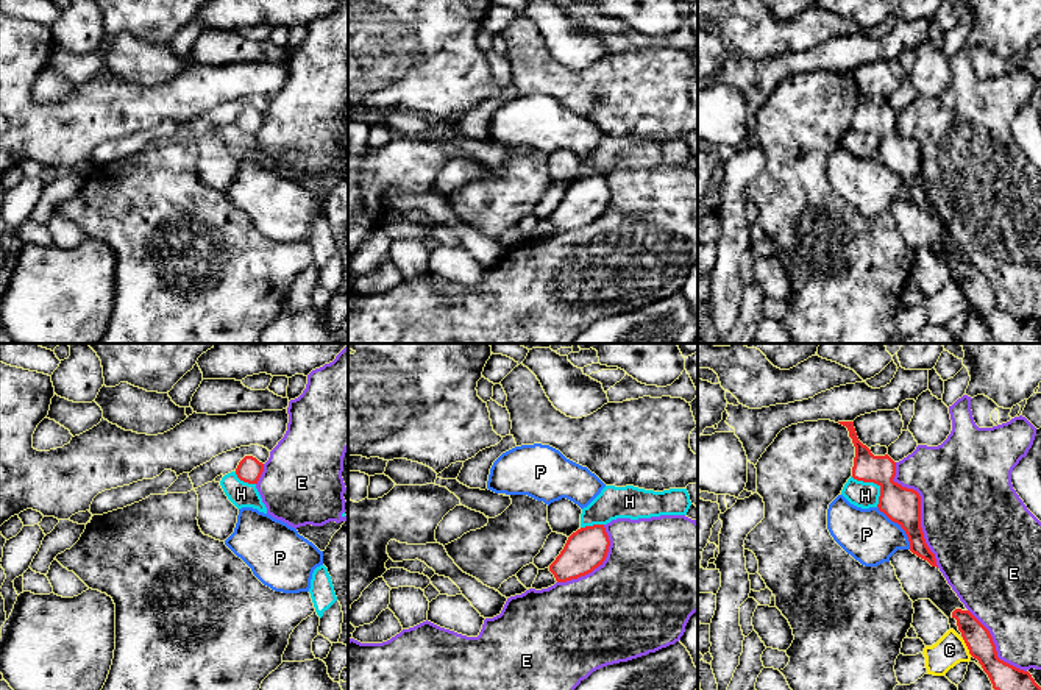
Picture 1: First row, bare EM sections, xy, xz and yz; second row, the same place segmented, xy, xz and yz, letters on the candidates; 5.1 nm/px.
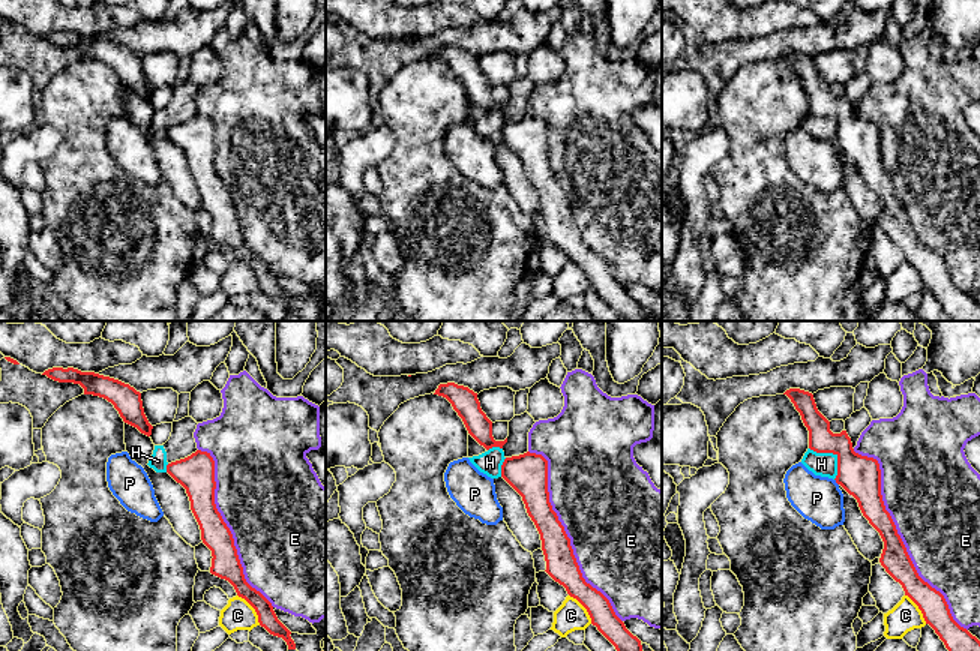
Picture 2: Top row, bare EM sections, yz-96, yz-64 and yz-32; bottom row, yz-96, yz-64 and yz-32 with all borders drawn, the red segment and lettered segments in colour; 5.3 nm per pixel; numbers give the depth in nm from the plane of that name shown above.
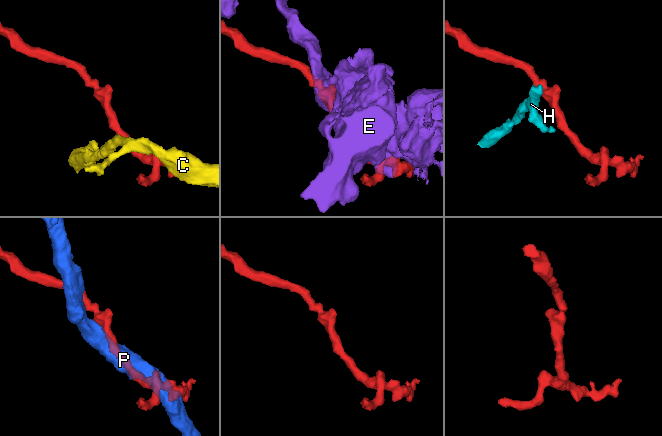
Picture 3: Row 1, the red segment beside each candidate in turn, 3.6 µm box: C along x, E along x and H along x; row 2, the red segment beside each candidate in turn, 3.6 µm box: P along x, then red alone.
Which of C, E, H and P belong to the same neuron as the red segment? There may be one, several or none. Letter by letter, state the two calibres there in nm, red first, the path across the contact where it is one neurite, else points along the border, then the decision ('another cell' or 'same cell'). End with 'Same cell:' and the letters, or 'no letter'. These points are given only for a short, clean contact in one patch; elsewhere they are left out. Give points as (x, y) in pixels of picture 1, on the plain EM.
C: 140 nm thick on the red side, 160 nm on the other; another cell
E: 190 nm thick on the red side, 500 nm on the other; another cell
H: 190 nm thick on the red side, 140 nm on the other; another cell
P: 190 nm thick on the red side, 280 nm on the other; border along yz (877, 156), (904, 181), (910, 199); another cell
Same cell: no letter

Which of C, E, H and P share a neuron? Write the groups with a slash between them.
C / E / H / P

